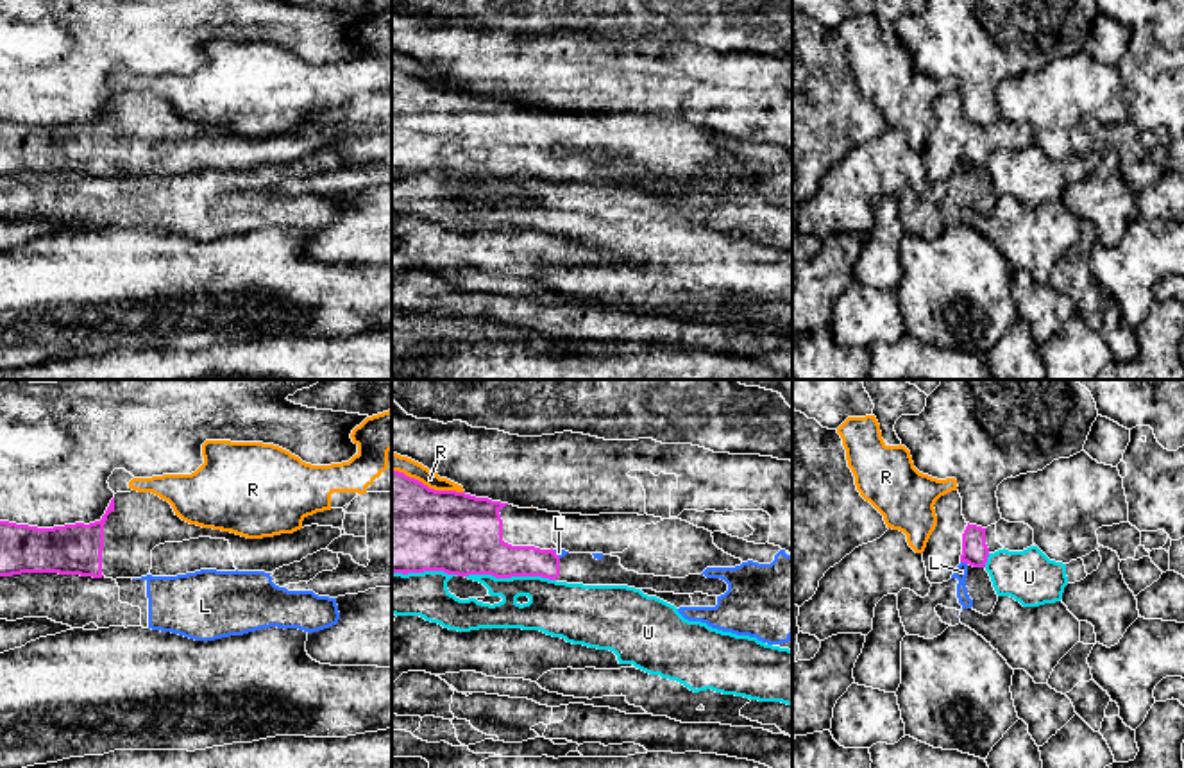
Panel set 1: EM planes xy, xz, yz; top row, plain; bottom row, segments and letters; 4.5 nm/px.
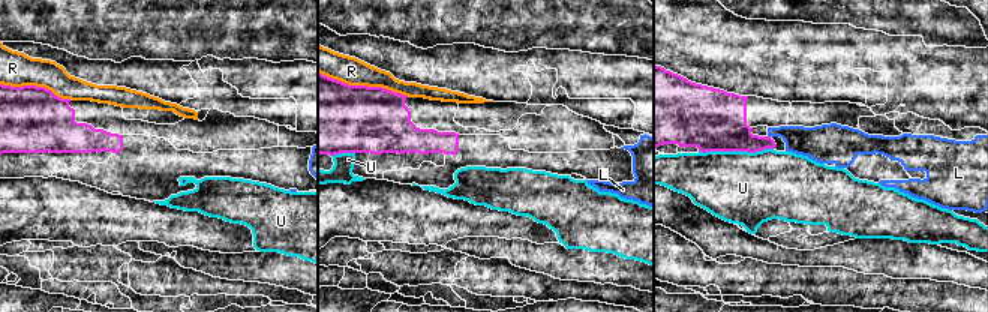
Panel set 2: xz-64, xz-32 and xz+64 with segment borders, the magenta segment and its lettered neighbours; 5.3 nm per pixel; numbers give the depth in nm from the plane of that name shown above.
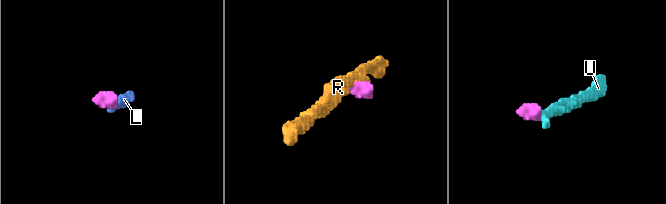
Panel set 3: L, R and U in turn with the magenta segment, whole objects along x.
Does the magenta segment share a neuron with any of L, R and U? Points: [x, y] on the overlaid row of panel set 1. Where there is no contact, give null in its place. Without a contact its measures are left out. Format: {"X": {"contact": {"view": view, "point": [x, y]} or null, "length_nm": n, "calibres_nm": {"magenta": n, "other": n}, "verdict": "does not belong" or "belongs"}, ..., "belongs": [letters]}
{"L": {"contact": {"view": "yz", "point": [964, 561]}, "length_nm": 40, "calibres_nm": {"magenta": 120, "other": 60}, "verdict": "does not belong"}, "R": {"contact": {"view": "xz", "point": [426, 486]}, "length_nm": 340, "calibres_nm": {"magenta": 440, "other": 80}, "verdict": "does not belong"}, "U": {"contact": {"view": "xz", "point": [510, 577]}, "length_nm": 400, "calibres_nm": {"magenta": 300, "other": 240}, "verdict": "does not belong"}, "belongs": []}

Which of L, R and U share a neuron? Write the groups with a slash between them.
L / R / U

